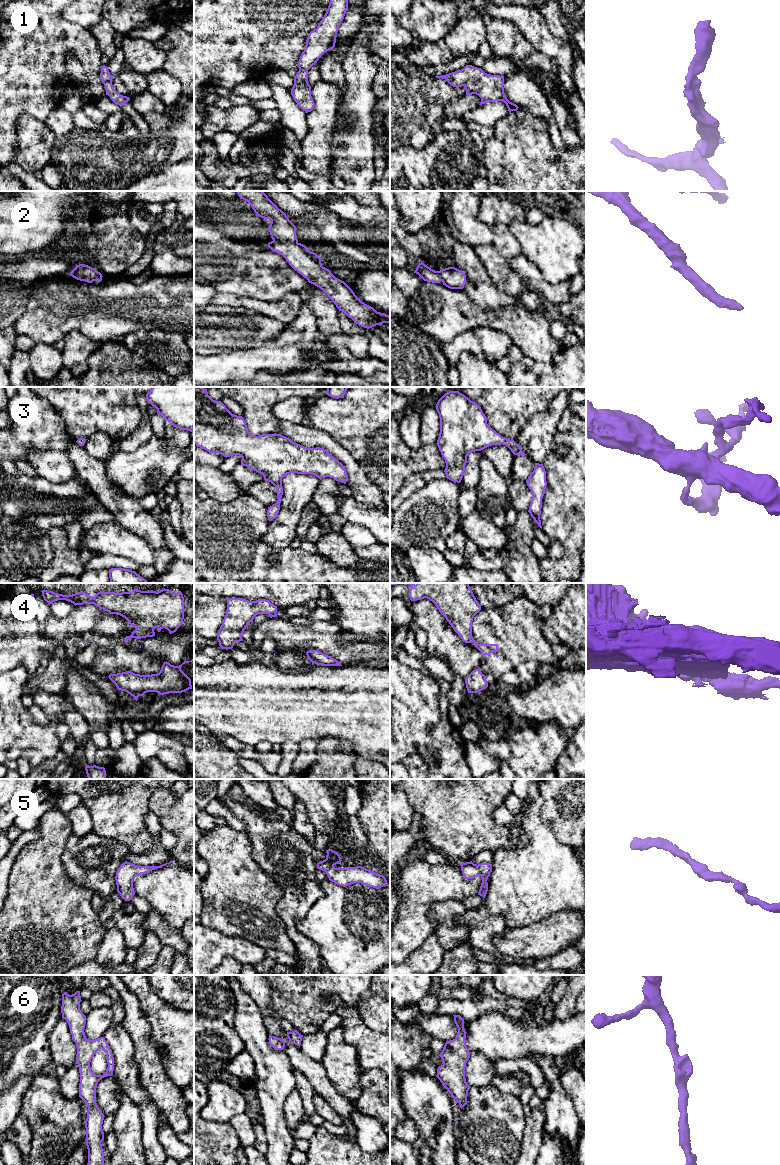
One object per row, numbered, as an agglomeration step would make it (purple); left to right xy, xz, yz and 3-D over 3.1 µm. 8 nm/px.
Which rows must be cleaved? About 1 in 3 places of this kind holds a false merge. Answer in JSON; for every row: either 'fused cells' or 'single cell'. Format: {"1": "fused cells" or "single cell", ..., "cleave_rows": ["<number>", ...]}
{"1": "single cell", "2": "single cell", "3": "single cell", "4": "fused cells", "5": "single cell", "6": "single cell", "cleave_rows": ["4"]}

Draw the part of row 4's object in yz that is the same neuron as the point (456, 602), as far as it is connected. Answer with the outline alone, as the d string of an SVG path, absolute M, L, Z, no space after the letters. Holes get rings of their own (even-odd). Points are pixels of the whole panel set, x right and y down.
M390 583L390 586L396 584L409 584L411 586L409 590L411 601L424 598L432 601L462 641L471 643L473 638L472 621L474 616L481 610L481 605L476 600L469 583Z

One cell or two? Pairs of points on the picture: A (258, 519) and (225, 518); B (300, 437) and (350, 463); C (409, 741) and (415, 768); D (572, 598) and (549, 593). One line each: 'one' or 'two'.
A: one
B: one
C: two
D: two

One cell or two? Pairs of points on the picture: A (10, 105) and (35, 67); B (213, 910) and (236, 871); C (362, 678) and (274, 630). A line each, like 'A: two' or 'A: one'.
A: one
B: one
C: two

